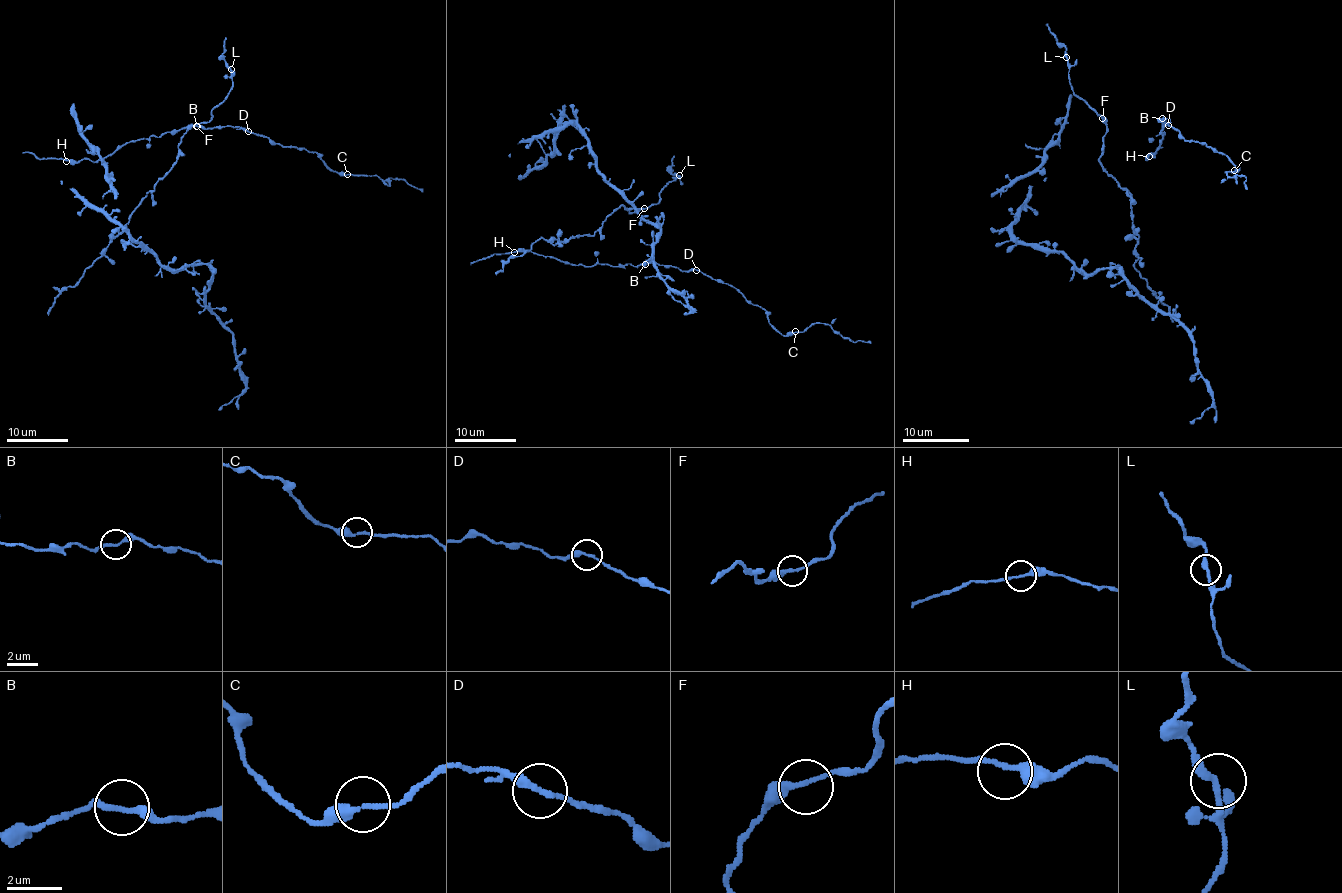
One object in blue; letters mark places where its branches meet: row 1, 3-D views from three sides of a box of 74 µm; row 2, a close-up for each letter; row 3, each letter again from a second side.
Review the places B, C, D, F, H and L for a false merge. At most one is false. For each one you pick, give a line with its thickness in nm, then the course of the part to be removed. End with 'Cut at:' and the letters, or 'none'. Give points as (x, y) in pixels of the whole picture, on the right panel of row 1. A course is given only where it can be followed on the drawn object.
Cut at: none

